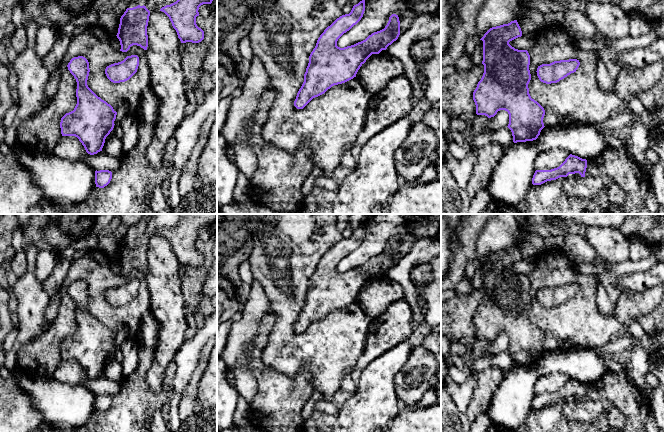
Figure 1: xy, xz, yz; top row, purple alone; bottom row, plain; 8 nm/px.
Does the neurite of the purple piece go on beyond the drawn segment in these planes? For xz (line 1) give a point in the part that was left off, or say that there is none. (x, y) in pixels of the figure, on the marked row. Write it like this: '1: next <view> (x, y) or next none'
1: next none

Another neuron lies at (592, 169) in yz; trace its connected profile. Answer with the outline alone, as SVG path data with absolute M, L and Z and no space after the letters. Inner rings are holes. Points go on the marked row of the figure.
M607 148L598 157L587 160L586 176L607 176L626 192L626 201L621 206L626 214L651 214L646 205L650 176L628 155L627 150Z

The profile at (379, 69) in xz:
M388 53L372 54L360 67L356 78L363 88L371 94L376 94L388 82L405 73L403 63Z

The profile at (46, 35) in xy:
M52 25L39 26L37 30L35 51L37 55L43 58L52 49L58 29Z

